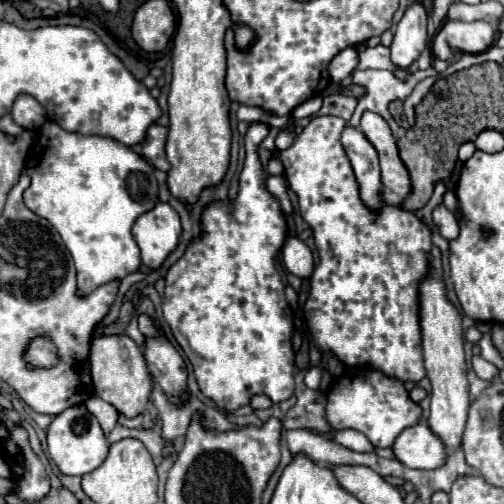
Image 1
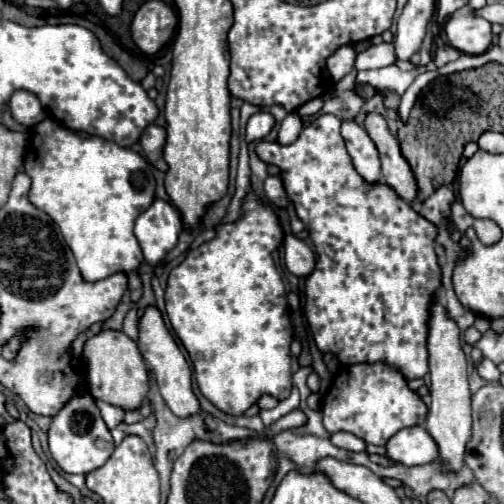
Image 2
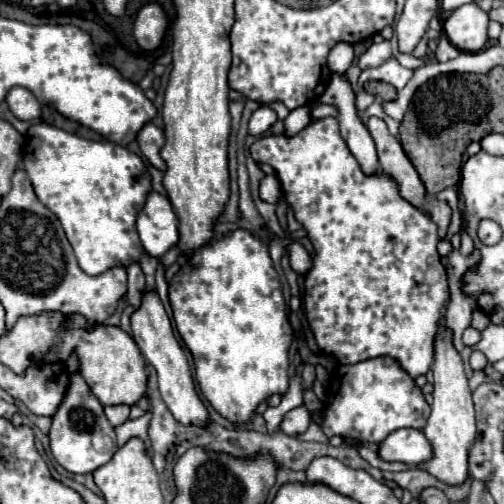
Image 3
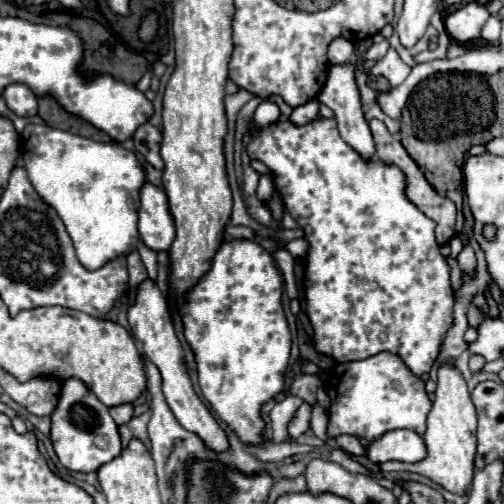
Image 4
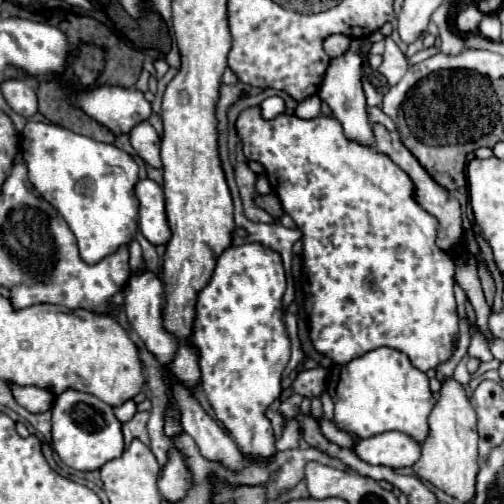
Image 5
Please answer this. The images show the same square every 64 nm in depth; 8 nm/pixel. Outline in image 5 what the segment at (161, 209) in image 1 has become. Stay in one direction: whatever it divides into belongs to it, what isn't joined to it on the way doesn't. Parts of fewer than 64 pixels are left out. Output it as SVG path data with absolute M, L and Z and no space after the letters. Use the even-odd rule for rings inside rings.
M146 178L136 184L136 196L140 202L140 232L154 246L166 244L172 232L164 210L162 188L154 180Z

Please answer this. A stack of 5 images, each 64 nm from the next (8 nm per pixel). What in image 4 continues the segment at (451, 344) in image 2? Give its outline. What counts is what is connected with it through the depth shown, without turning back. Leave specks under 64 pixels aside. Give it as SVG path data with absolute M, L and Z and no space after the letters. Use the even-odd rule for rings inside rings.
M444 362L438 366L438 380L434 392L434 404L428 414L426 428L426 446L428 456L414 464L404 462L384 462L378 464L382 472L416 472L422 474L442 488L464 494L474 476L474 454L476 454L476 408L470 400L470 392L464 376L452 362ZM342 434L342 436L338 436L338 438L336 438L336 442L338 442L338 446L340 446L340 448L348 450L348 452L350 452L350 454L354 454L354 456L366 456L366 448L364 448L364 444L362 444L356 436Z

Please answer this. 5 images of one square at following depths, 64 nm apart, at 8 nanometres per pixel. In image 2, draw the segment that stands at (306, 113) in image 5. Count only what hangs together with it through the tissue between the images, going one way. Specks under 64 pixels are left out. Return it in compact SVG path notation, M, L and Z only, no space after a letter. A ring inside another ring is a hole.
M290 112L286 116L286 120L280 124L280 132L278 132L278 144L292 144L298 134L302 130L302 120L296 112Z

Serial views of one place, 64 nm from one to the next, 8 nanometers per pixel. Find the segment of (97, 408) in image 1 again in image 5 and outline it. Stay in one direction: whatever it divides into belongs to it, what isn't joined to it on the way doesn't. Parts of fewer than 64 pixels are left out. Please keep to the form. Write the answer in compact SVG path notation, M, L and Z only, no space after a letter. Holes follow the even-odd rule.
M128 400L128 402L124 402L122 406L114 408L114 416L116 416L120 422L128 422L134 414L136 414L136 404L134 404L132 400Z

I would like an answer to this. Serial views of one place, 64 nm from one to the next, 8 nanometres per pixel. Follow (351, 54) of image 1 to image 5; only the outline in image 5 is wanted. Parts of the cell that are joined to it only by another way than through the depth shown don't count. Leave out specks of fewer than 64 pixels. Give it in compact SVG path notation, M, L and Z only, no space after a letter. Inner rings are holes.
M334 34L324 40L324 50L330 58L342 56L344 52L348 52L348 48L350 48L350 38L344 34Z

